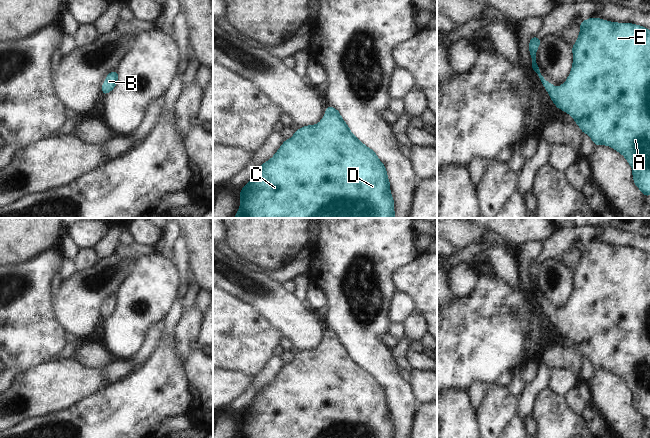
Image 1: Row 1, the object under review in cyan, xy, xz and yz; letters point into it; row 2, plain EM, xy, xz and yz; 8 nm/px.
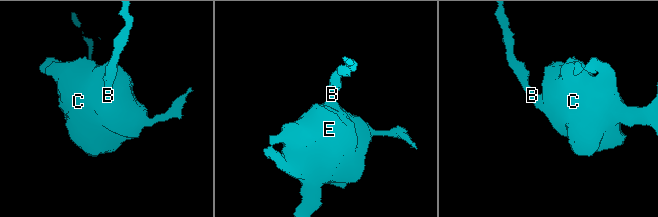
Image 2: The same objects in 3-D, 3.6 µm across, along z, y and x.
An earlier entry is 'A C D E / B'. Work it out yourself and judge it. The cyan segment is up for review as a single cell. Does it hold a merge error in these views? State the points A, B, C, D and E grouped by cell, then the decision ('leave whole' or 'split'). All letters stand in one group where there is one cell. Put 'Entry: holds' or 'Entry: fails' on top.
Entry: fails
groups A B C D E; leave whole

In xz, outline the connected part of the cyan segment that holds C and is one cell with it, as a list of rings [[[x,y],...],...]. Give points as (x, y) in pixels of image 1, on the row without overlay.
[[[326,330],[326,337],[317,349],[308,349],[294,355],[294,360],[284,364],[275,379],[263,387],[253,403],[244,409],[239,419],[240,432],[236,438],[395,438],[394,423],[390,416],[386,391],[378,383],[377,378],[365,370],[350,356],[350,352],[342,343],[340,336],[331,330]]]

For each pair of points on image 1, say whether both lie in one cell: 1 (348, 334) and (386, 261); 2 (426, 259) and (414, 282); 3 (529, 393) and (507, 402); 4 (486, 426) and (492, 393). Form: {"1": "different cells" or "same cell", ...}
{"1": "same cell", "2": "same cell", "3": "different cells", "4": "same cell"}

